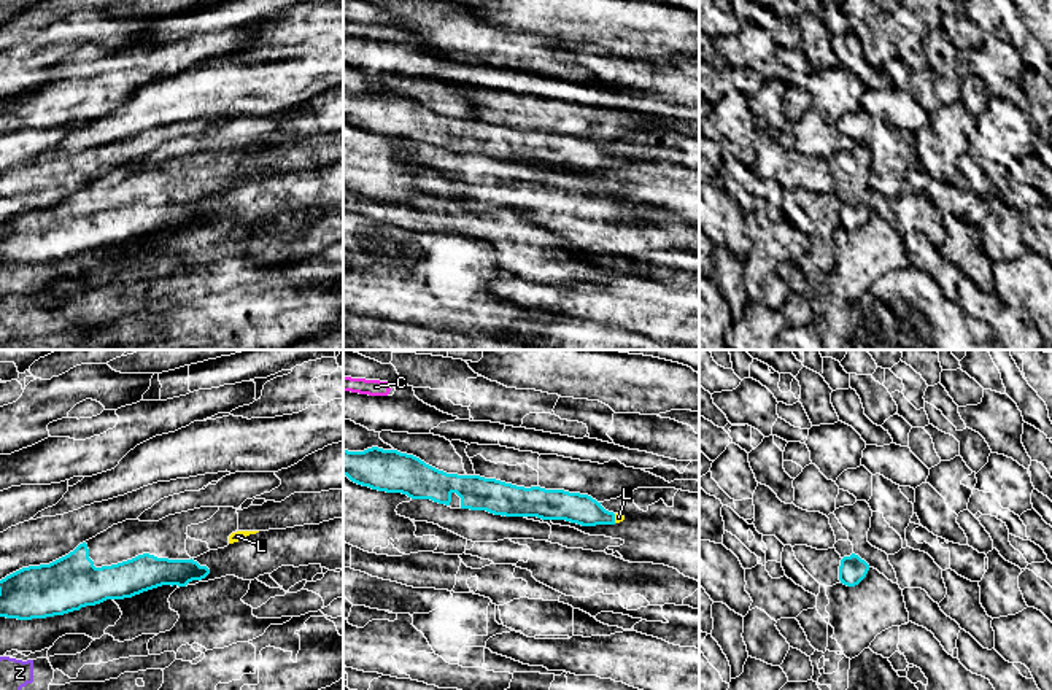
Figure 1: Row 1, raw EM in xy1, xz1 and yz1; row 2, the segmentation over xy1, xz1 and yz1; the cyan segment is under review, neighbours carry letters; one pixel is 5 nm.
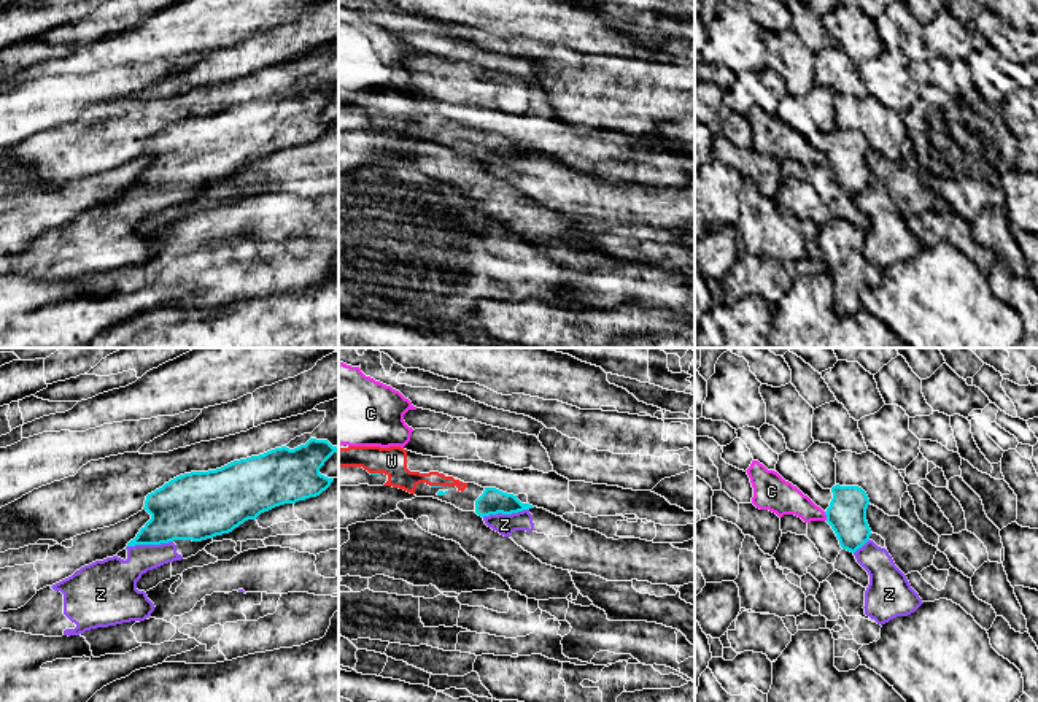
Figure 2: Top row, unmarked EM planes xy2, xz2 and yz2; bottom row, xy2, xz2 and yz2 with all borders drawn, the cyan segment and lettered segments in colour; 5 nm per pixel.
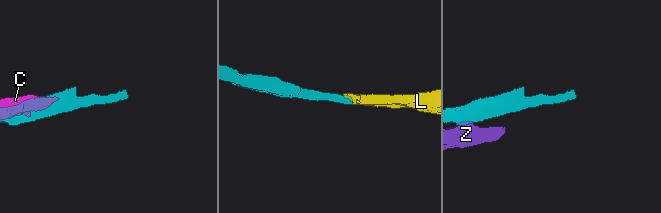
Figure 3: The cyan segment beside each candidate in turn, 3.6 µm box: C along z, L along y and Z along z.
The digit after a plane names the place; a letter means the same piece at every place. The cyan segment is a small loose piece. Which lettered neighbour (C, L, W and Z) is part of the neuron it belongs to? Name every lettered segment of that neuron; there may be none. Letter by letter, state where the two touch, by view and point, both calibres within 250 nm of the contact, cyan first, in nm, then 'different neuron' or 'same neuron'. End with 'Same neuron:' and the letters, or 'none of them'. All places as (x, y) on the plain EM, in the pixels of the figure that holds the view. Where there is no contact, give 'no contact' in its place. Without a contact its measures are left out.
C: meets cyan in yz2 at (827, 161); 200 nm thick on the cyan side, 170 nm on the other; different neuron
L: meets cyan in xz1 at (614, 162); 160 nm thick on the cyan side, 40 nm on the other; same neuron
W: meets cyan in xz2 at (375, 118); 20 nm thick on the cyan side, 150 nm on the other; same neuron
Z: meets cyan in xy2 at (148, 188); 320 nm thick on the cyan side, 220 nm on the other; different neuron
Same neuron: L, W

